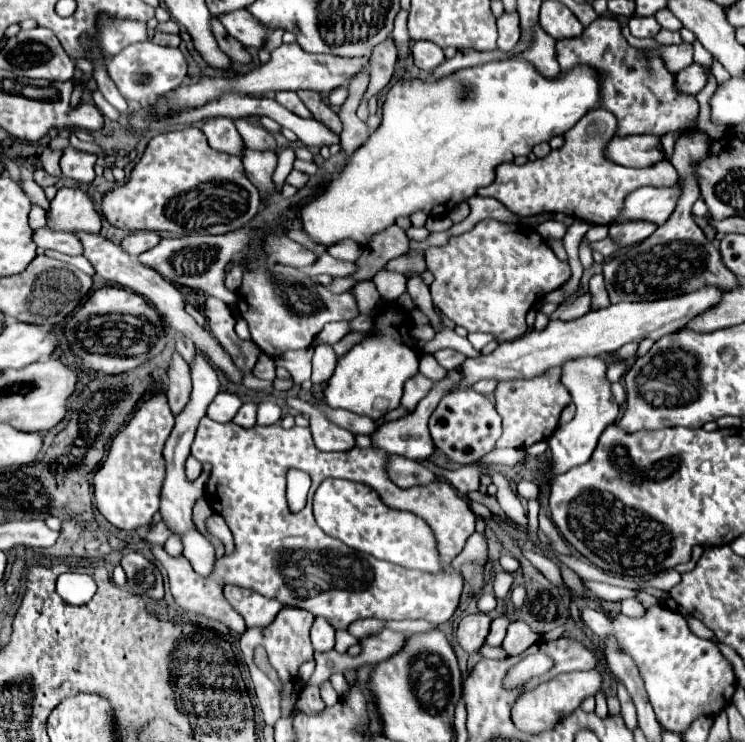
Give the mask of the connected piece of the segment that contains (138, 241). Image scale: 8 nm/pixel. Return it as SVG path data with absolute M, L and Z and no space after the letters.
M136 231L136 233L128 235L128 237L124 237L124 239L120 241L120 247L122 247L128 255L138 257L140 253L144 253L144 251L148 251L150 247L158 245L158 241L160 241L160 235L154 233L154 231Z

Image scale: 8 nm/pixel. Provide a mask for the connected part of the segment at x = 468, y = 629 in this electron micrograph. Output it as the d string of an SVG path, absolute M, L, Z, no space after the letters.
M486 613L466 615L460 621L460 627L458 627L458 643L460 643L460 647L464 651L468 651L468 653L476 653L486 641L490 621L492 619Z

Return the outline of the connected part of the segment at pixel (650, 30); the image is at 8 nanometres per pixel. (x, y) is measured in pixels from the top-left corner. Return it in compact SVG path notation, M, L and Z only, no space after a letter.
M632 17L630 19L630 33L634 37L656 37L660 31L660 23L654 17Z

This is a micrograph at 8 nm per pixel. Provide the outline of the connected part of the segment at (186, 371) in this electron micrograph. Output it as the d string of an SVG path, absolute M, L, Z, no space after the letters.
M174 353L170 363L170 375L166 381L166 397L174 415L182 413L182 409L190 401L190 391L192 391L190 367L178 353Z

